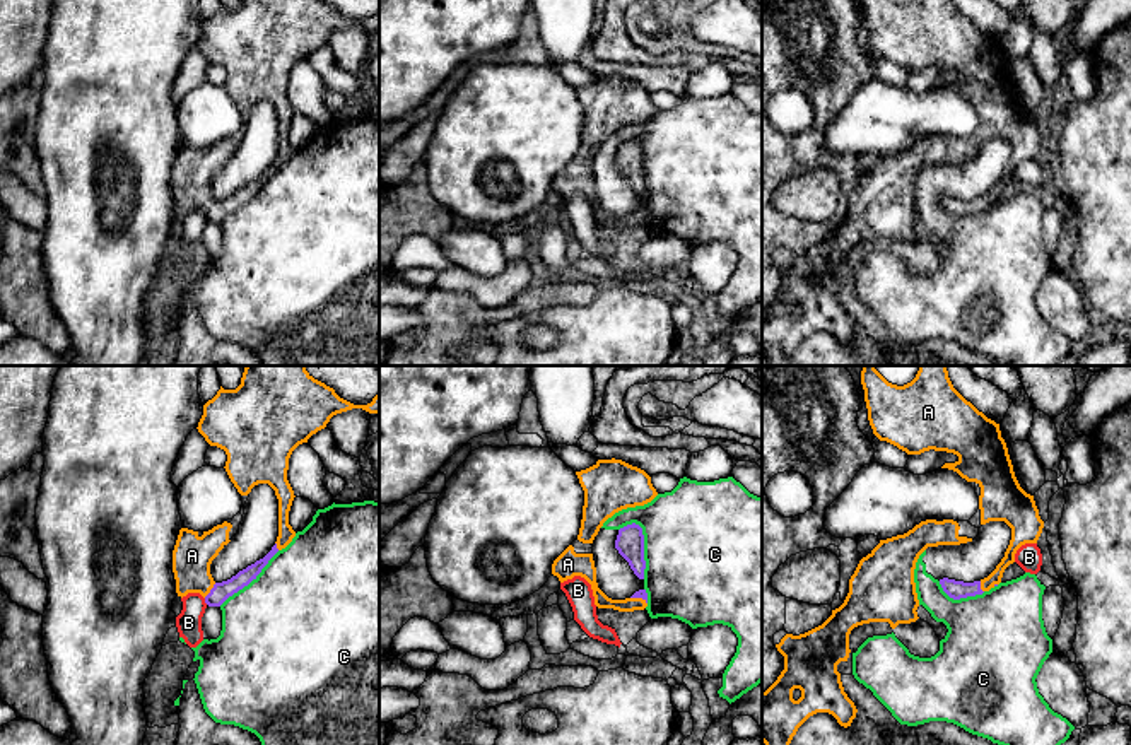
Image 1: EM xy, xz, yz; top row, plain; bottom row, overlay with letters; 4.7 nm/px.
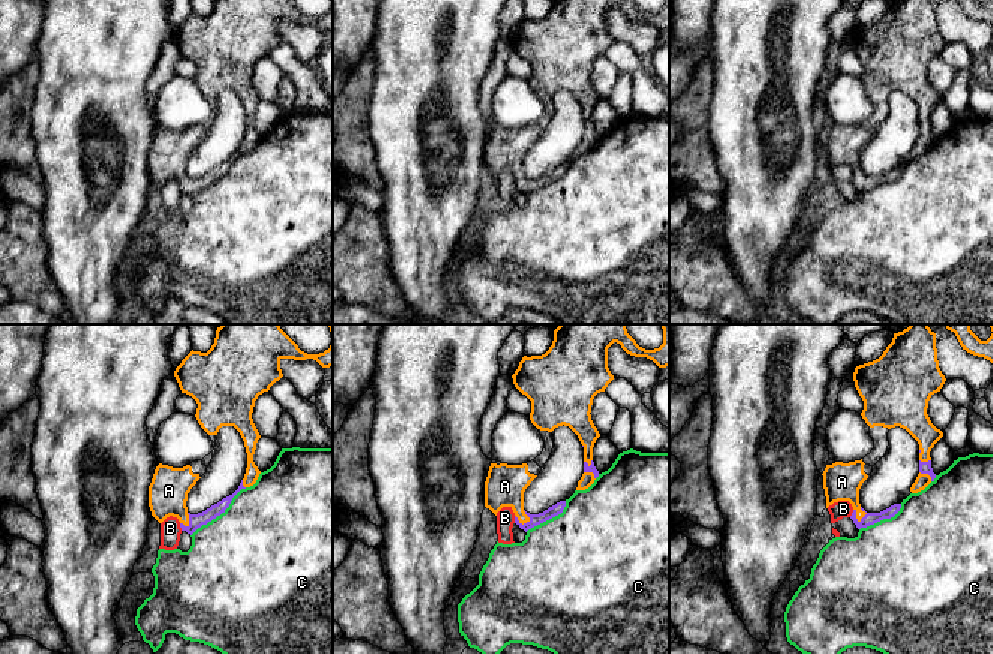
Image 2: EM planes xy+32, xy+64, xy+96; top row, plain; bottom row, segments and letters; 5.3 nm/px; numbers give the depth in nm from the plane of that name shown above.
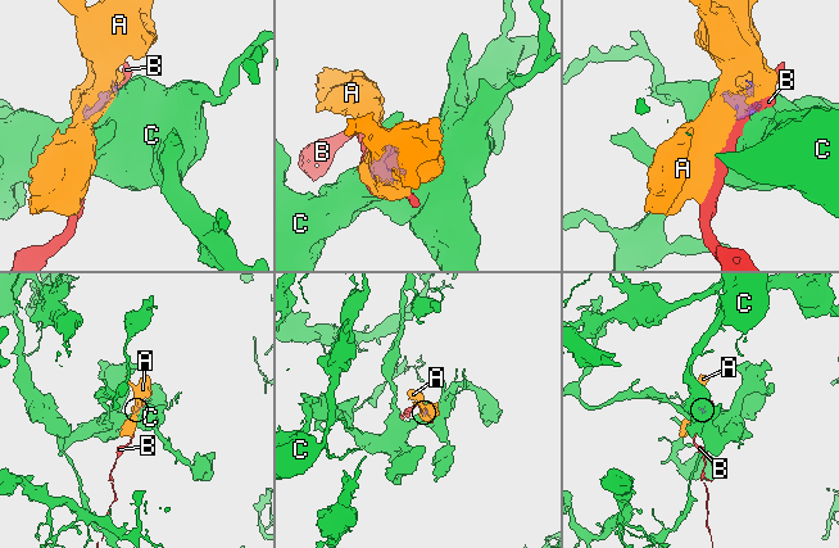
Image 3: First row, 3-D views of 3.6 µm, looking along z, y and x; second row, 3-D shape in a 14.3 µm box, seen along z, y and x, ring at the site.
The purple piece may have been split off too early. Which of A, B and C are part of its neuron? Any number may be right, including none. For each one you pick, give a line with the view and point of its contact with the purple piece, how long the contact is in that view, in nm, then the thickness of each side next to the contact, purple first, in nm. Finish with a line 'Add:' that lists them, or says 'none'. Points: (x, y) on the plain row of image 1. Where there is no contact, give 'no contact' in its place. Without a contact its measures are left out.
A: xy (210, 207) | 90 nm | 90/190 nm
Add: A

